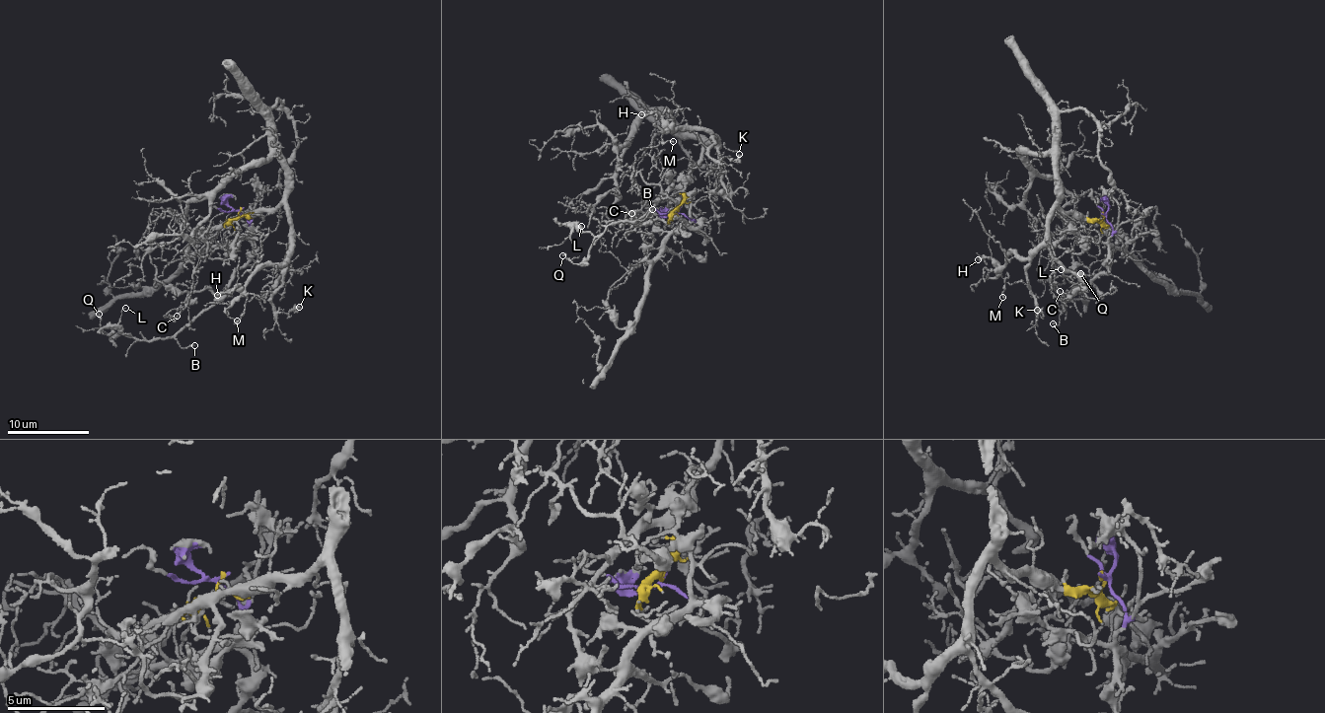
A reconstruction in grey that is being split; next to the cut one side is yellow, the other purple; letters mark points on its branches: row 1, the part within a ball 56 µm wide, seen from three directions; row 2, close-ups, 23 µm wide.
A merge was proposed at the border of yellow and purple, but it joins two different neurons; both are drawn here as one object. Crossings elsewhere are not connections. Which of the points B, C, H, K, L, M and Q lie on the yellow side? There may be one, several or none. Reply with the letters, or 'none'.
H, K, M

